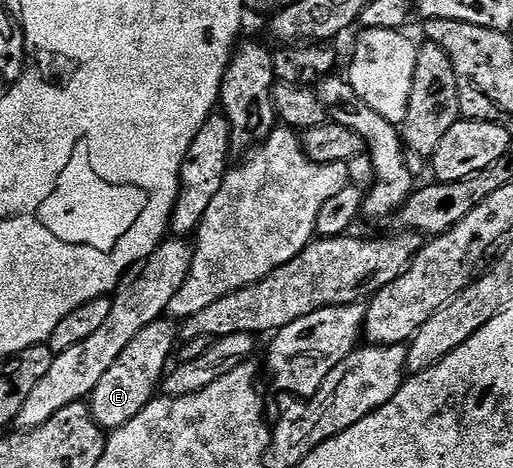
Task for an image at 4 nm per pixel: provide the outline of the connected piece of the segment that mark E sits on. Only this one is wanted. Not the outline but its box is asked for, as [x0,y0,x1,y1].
[88,318,180,430]

